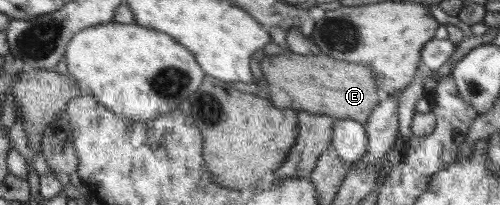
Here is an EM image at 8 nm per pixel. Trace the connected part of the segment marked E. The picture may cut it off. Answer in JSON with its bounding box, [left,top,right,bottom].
[260,52,382,124]

